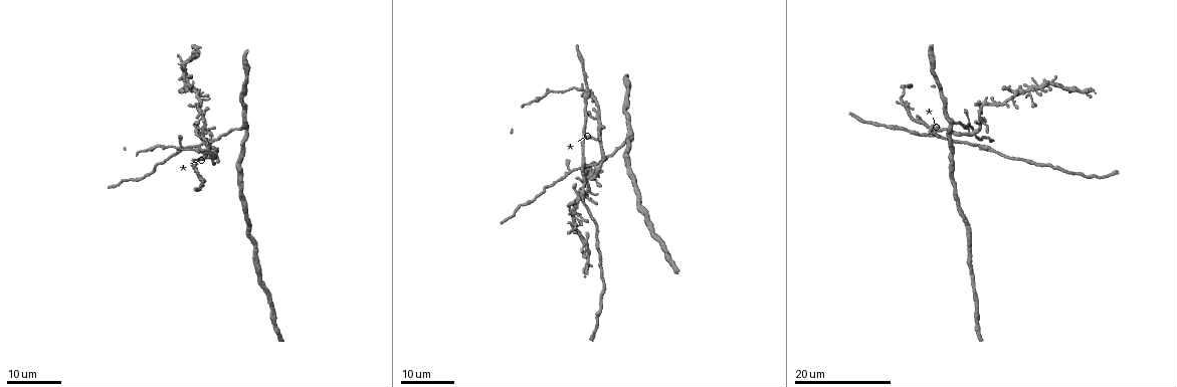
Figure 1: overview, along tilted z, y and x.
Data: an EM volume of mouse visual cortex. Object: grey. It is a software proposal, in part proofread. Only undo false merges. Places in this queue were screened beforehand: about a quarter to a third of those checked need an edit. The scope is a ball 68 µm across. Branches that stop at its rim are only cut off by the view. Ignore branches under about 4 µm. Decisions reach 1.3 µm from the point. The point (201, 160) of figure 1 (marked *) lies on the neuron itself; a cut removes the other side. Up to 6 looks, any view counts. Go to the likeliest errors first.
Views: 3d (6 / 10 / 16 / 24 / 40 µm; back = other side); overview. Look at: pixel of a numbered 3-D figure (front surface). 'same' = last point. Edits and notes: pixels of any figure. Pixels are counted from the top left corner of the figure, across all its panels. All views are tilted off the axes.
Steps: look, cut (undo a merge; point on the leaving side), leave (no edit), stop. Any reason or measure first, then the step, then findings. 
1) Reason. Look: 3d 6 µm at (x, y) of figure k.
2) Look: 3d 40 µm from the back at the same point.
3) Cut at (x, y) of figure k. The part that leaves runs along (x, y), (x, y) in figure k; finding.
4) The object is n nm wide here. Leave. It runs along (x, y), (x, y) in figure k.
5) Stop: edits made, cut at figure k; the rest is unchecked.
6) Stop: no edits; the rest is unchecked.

Three arms meet. Look: 3d 16 µm at (593, 166) of figure 1.

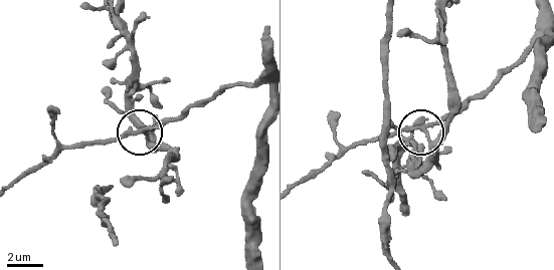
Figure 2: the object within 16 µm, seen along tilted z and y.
Look: 3d 6 µm at (136, 133) of figure 2.

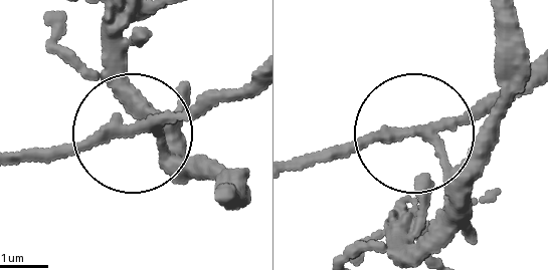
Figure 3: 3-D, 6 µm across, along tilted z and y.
3 arms meet here. Cut at (209, 100) of figure 3. The part that leaves runs along (150, 121), (206, 111), (255, 76) in figure 3; two neurons meet here.

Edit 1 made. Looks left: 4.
Small branch off a trunk. Look: 3d 24 µm at (575, 213) of figure 1.

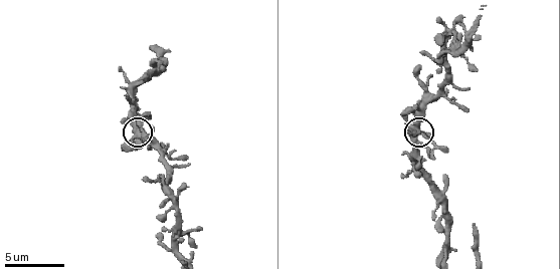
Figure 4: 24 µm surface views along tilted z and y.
Look: 3d 10 µm at (418, 130) of figure 4.

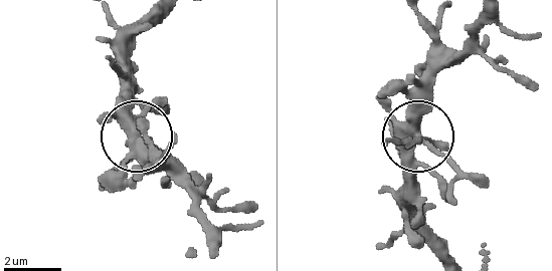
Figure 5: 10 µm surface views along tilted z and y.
4 arms meet here. Leave. One neuron here.

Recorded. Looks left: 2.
Side arm on a straight run. Look: 3d 24 µm at (939, 132) of figure 1.

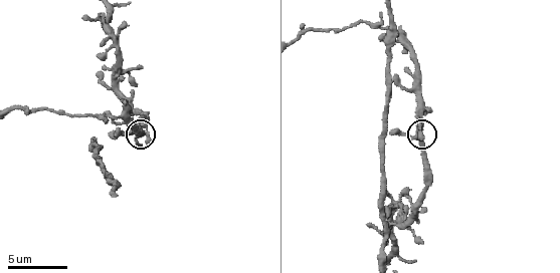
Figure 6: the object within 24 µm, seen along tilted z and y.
Closer look. Look: 3d 10 µm at the same point.

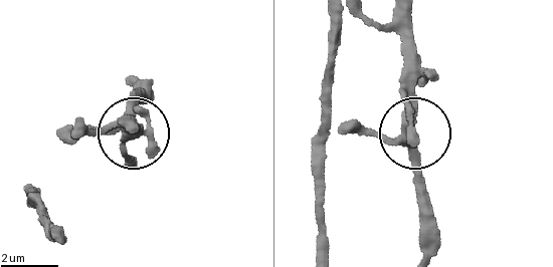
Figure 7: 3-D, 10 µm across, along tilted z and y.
The object is 300 nm wide here. Leave. All the same neuron.

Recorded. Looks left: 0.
Stop: edits made, cut at figure 3; the rest is unchecked.

